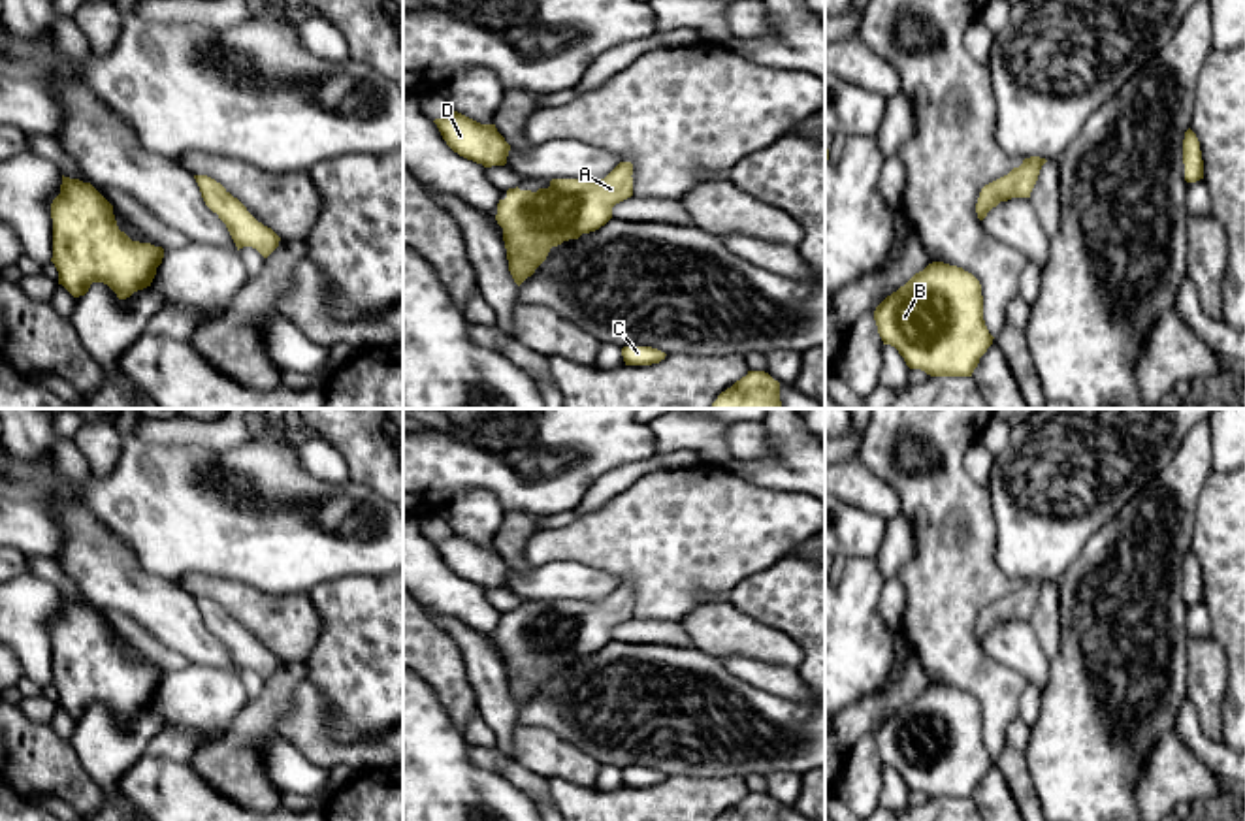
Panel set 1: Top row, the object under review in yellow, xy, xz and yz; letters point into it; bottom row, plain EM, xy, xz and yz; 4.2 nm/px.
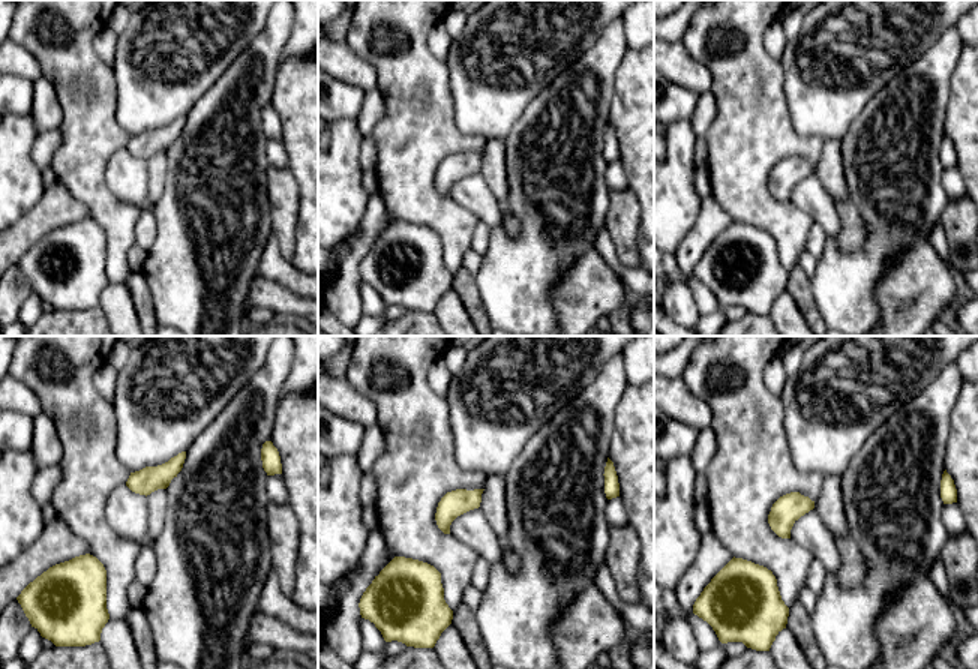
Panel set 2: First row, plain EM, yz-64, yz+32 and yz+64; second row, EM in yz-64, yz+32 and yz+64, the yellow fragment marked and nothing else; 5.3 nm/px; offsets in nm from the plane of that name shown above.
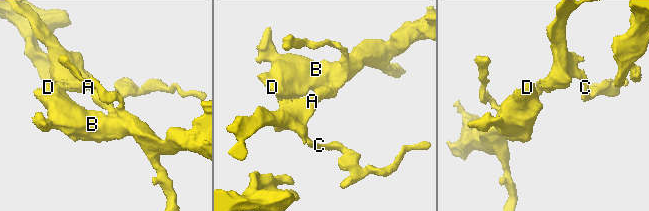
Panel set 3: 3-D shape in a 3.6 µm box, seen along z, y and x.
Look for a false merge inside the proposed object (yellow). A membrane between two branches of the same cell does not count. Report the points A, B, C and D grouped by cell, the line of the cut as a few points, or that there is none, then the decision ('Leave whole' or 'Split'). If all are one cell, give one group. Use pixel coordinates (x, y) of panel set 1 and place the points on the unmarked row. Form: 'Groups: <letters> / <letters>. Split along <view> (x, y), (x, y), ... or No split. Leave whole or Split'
Groups: A B C D. No split. Leave whole

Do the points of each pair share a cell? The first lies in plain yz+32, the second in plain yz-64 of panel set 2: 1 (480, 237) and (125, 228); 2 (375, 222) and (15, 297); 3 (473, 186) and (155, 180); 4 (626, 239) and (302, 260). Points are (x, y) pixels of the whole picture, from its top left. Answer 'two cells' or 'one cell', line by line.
1: two cells
2: one cell
3: two cells
4: two cells

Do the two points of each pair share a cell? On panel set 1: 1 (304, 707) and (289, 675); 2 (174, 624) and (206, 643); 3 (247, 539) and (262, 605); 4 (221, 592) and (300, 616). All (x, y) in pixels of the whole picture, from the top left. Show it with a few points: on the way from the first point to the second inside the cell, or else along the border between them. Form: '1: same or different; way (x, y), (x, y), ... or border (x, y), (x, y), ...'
1: different; border (304, 678), (274, 727)
2: same; way (181, 627), (198, 643)
3: different; border (217, 575), (272, 594), (302, 594)
4: same; way (240, 599), (264, 616), (281, 616)

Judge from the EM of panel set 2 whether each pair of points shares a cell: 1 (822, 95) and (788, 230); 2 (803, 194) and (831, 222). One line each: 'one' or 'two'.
1: two
2: one

